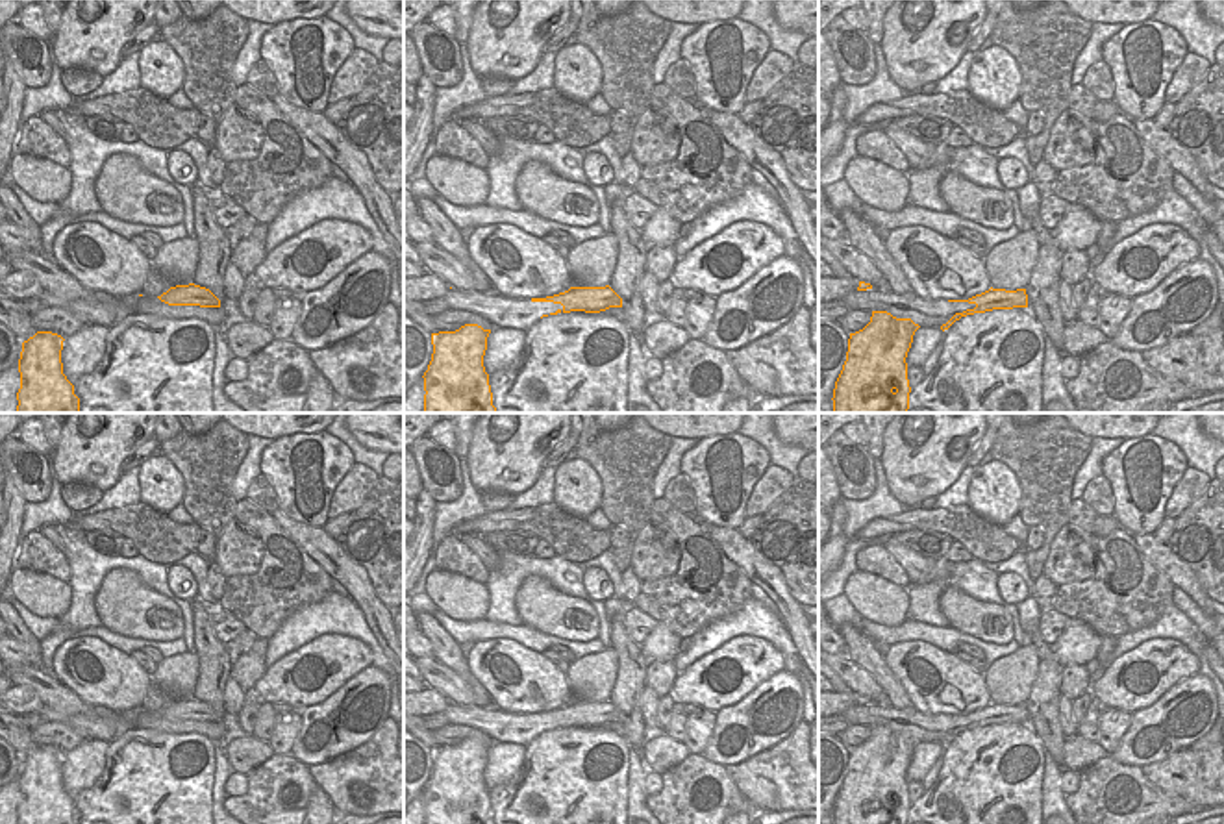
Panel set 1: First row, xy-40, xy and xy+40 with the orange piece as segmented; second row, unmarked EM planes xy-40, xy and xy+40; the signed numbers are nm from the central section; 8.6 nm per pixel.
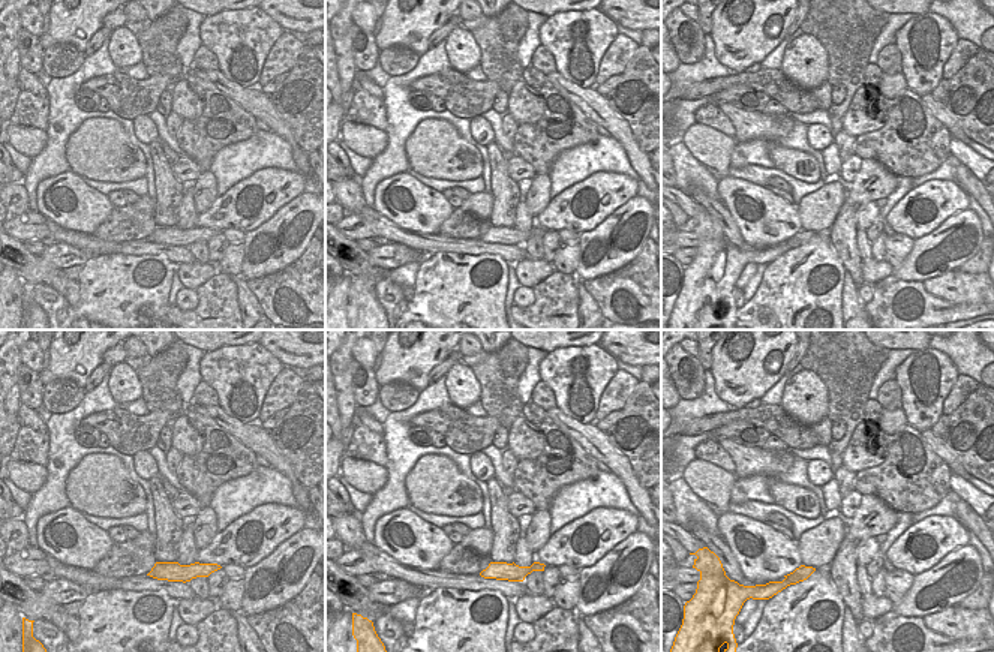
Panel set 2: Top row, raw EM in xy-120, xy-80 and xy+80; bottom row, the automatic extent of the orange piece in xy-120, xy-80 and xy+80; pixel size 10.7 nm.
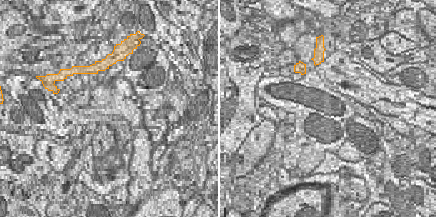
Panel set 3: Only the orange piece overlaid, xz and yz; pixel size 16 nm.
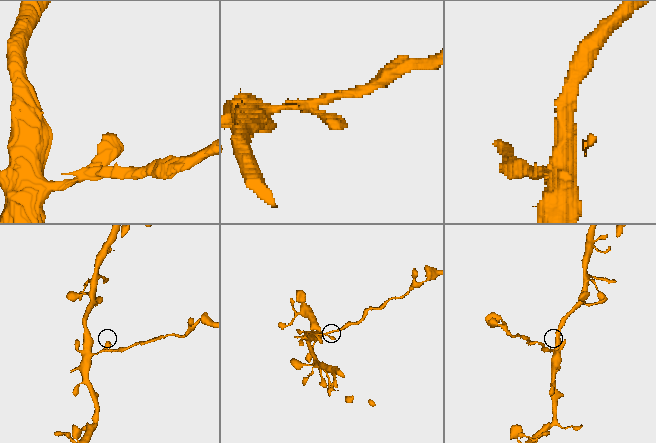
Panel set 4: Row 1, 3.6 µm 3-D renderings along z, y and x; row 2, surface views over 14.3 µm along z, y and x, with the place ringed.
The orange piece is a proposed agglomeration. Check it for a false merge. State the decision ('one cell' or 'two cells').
two cells

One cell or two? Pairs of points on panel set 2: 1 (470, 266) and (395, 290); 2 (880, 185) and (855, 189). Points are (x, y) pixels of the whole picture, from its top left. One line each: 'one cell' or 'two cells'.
1: two cells
2: one cell

